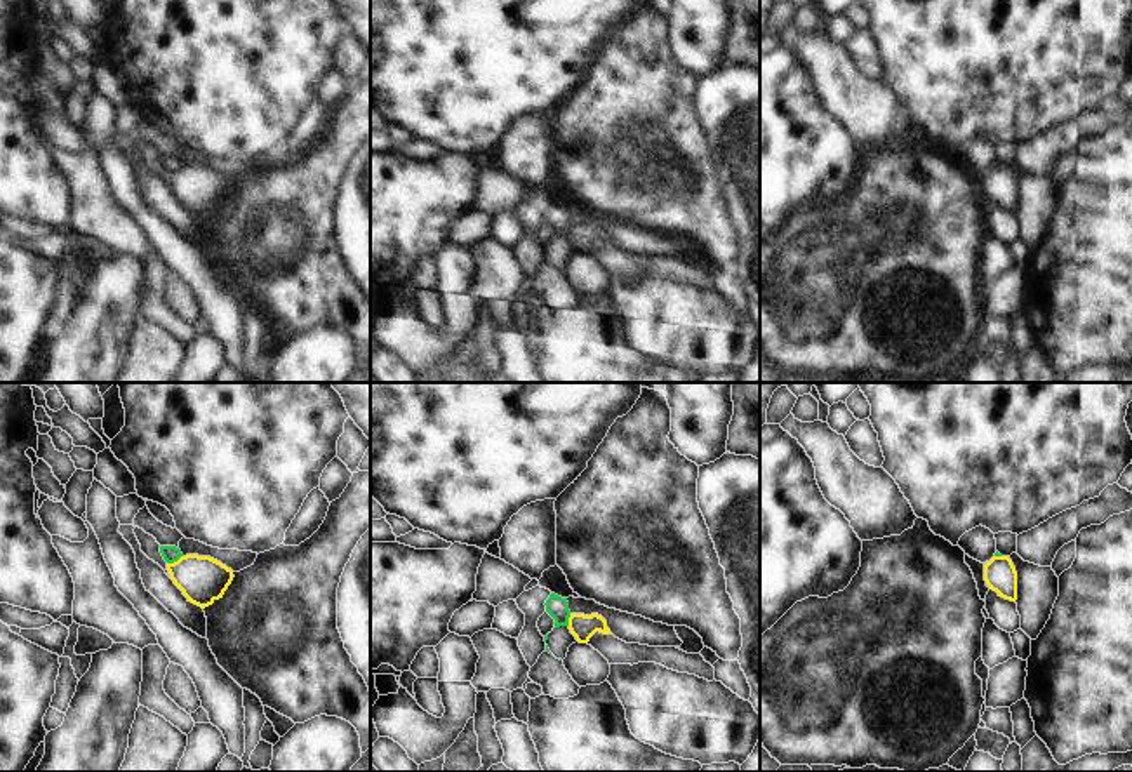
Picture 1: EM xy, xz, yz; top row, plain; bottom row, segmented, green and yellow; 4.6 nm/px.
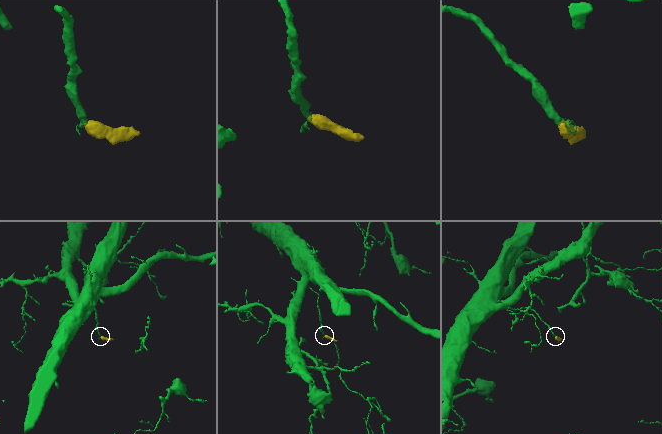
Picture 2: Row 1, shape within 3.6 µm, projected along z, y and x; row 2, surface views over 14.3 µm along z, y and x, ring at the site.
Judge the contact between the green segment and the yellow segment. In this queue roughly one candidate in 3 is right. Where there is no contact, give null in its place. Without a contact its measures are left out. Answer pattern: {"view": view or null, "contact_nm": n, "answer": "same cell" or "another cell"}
{"view": "xy", "contact_nm": 80, "answer": "another cell"}

